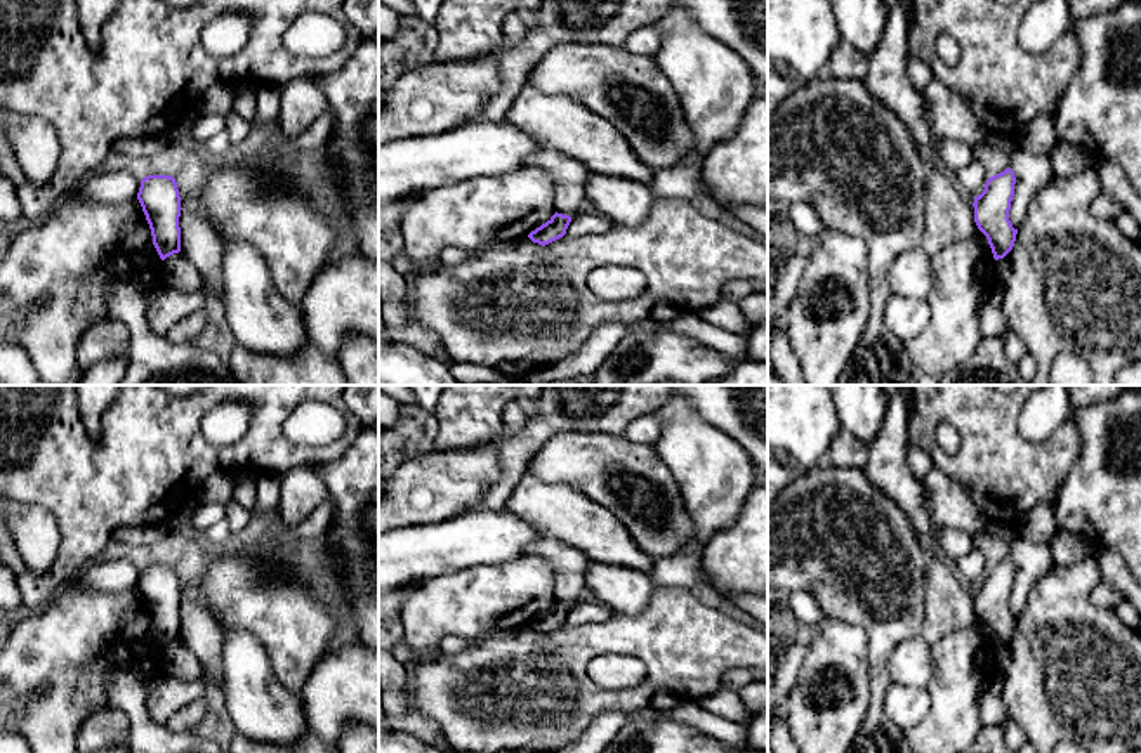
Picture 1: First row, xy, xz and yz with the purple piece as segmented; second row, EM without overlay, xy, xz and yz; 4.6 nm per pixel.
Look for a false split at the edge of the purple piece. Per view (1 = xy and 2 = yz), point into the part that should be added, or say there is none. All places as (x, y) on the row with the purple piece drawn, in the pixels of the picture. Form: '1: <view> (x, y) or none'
1: none
2: none

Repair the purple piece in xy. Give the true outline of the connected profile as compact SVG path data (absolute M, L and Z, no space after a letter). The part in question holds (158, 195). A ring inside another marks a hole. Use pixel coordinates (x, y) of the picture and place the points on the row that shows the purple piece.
M148 175L141 180L137 200L151 229L162 260L181 252L181 196L170 175Z

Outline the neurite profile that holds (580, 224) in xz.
M577 213L575 217L571 217L571 222L564 236L580 238L585 234L601 234L604 231L610 231L611 227L613 227L611 220L603 213L596 215Z

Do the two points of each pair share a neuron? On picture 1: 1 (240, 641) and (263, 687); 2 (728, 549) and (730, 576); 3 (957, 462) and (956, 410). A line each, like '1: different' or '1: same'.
1: same
2: same
3: same

